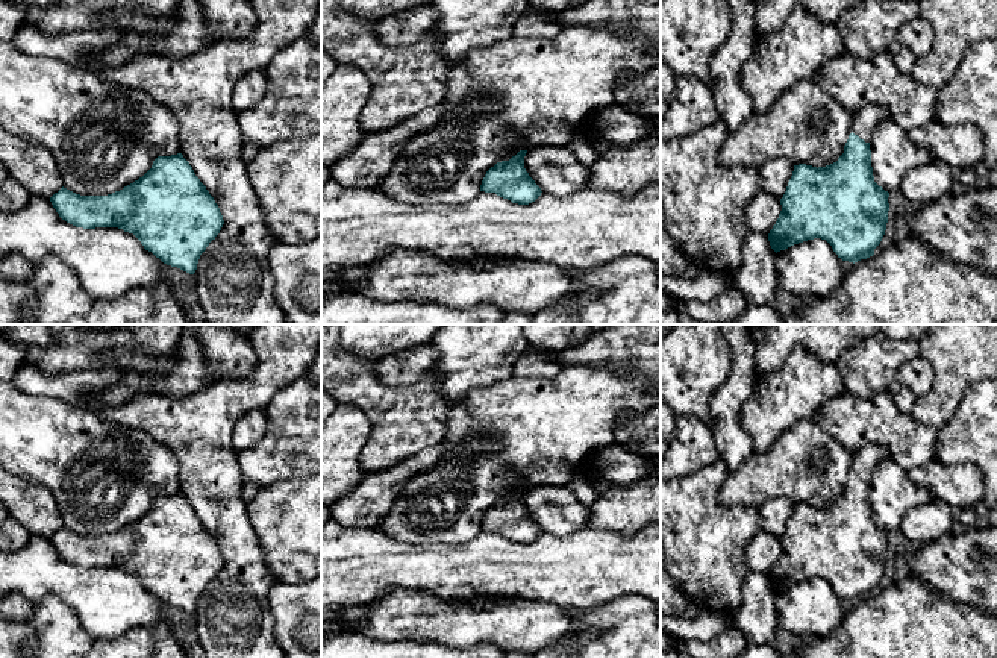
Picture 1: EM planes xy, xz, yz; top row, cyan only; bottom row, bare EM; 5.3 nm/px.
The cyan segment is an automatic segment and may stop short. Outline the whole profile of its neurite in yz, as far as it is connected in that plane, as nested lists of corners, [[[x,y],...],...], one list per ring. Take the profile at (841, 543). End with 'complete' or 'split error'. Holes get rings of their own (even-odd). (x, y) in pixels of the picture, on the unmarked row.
[[[870,444],[852,456],[844,493],[826,506],[794,505],[782,550],[768,573],[777,593],[794,584],[826,579],[842,600],[874,594],[888,562],[889,532],[874,522],[870,481],[888,449]]]; split error

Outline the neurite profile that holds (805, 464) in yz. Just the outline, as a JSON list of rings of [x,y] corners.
[[[814,420],[797,421],[767,452],[752,452],[721,485],[724,506],[762,506],[782,497],[826,506],[838,500],[852,473],[853,453]]]

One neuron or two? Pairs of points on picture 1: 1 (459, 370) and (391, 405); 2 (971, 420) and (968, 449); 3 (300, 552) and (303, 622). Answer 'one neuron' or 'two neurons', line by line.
1: two neurons
2: one neuron
3: two neurons

